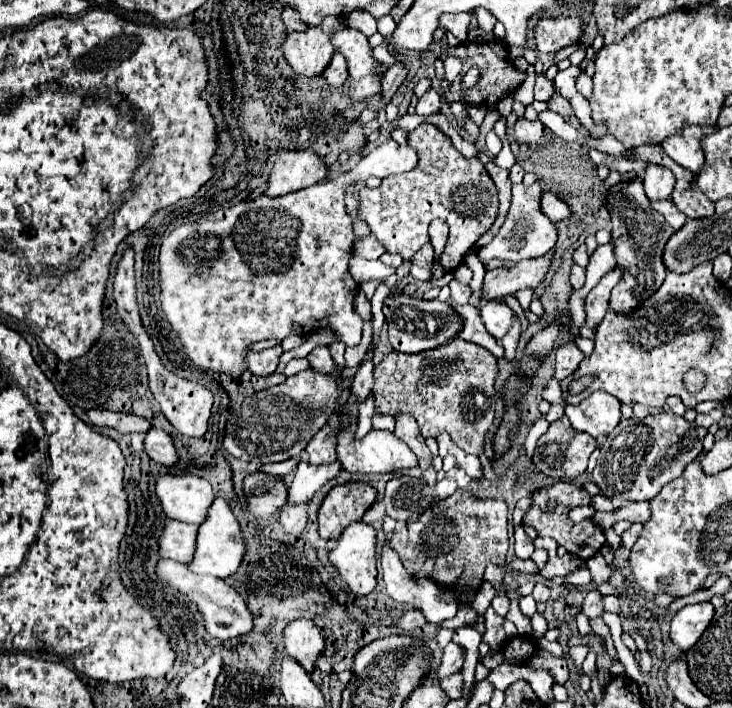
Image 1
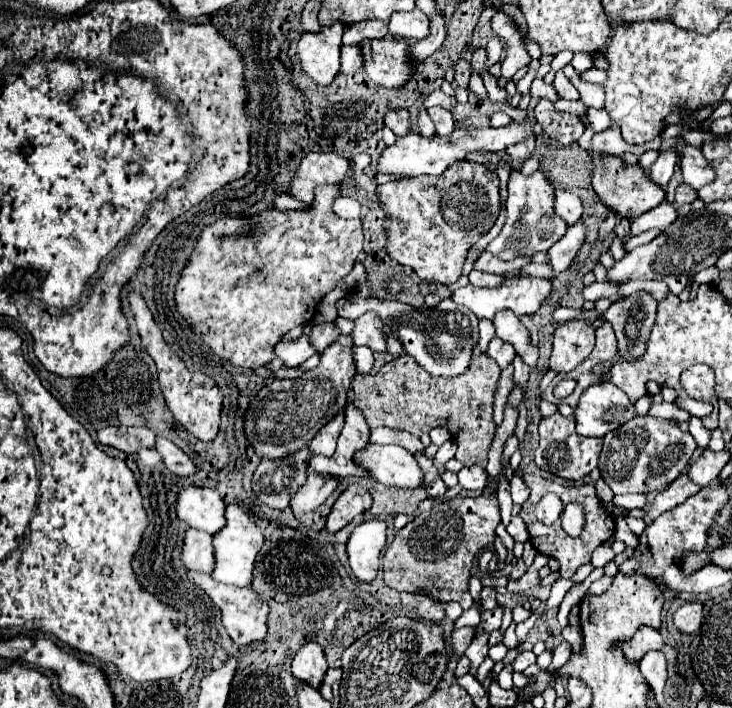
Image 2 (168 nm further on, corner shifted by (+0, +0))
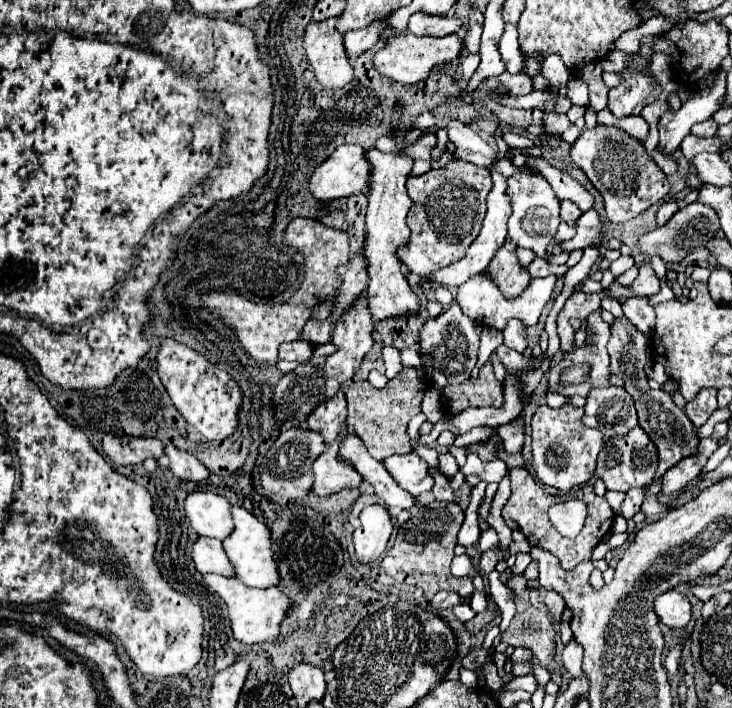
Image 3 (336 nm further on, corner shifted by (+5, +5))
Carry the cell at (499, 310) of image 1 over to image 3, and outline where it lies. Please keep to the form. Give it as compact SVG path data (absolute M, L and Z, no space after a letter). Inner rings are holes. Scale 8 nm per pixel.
M508 322L508 326L504 328L504 344L516 352L524 352L528 348L528 336L526 336L526 328L520 326L520 322Z

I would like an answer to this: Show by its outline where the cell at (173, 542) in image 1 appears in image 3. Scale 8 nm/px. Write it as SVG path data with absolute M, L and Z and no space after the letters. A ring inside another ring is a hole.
M198 538L194 544L194 564L198 572L202 574L220 574L220 576L234 576L234 566L230 564L228 556L224 554L222 542L216 542L214 538Z

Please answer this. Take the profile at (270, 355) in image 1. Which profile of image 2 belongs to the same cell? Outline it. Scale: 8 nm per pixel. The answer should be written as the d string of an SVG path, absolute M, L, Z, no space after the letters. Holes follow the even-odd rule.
M301 335L295 341L287 341L287 343L277 343L275 345L275 355L287 365L287 367L297 367L303 361L307 361L313 355L313 347L309 343L307 335Z

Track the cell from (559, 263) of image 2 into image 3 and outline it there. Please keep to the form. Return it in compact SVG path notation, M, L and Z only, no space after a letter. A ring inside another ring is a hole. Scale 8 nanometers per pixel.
M592 208L578 218L576 236L572 240L562 242L560 246L562 246L562 250L568 250L568 252L580 250L586 246L598 246L600 248L600 244L604 240L604 232L606 232L606 224L600 218L600 214Z

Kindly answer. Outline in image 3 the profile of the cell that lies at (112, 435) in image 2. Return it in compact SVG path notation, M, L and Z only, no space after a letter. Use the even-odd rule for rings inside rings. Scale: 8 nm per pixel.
M106 436L102 440L104 454L116 466L136 466L142 464L146 458L160 458L164 456L164 444L154 438L112 438Z

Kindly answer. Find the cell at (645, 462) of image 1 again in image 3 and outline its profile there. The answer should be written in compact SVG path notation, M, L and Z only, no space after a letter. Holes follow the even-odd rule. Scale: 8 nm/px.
M636 426L624 438L606 440L604 450L598 456L596 478L600 478L608 490L628 492L630 488L646 486L654 478L654 472L656 472L656 448L652 446L652 440L644 434L644 430Z

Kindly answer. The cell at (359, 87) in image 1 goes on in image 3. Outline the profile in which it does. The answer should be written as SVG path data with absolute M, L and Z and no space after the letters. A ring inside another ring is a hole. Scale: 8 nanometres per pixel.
M414 34L394 36L384 44L384 48L380 52L376 52L374 66L382 76L392 78L400 84L416 84L416 82L426 80L434 66L456 60L464 48L466 48L466 44L458 34L448 34L448 36L440 36L440 38L436 38L436 36L414 36Z

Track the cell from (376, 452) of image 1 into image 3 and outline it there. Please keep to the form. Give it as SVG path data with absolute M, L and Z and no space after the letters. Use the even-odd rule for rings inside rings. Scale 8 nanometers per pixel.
M414 452L410 454L394 454L382 460L386 470L392 474L392 478L404 486L410 494L414 494L416 498L426 492L432 490L434 486L434 478L428 472L428 464Z

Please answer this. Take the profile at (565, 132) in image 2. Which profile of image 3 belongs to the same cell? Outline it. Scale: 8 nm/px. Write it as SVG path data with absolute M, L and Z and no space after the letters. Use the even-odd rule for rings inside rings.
M552 112L552 114L546 114L546 116L544 116L544 126L546 126L548 134L554 136L554 134L564 132L564 130L570 126L570 122L568 122L568 118L566 118L564 114Z

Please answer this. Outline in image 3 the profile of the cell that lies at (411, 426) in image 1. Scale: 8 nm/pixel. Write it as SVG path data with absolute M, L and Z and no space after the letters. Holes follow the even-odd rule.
M430 470L430 474L434 476L434 488L432 488L432 492L434 492L436 500L440 500L440 502L458 502L456 494L450 488L450 480L448 480L448 484L440 484L442 482L442 474L438 470Z

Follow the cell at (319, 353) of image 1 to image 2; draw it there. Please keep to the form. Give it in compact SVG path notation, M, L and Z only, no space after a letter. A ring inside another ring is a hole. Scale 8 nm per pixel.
M323 323L323 325L313 325L309 331L309 341L317 353L323 353L329 343L333 343L339 337L339 331L335 329L333 323Z

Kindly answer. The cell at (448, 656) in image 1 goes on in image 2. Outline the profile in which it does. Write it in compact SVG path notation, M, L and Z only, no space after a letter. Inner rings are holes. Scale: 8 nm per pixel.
M463 627L463 629L453 631L453 635L451 635L451 647L453 647L453 651L459 657L463 657L463 653L469 647L469 643L473 641L473 637L475 637L475 629L473 627Z

